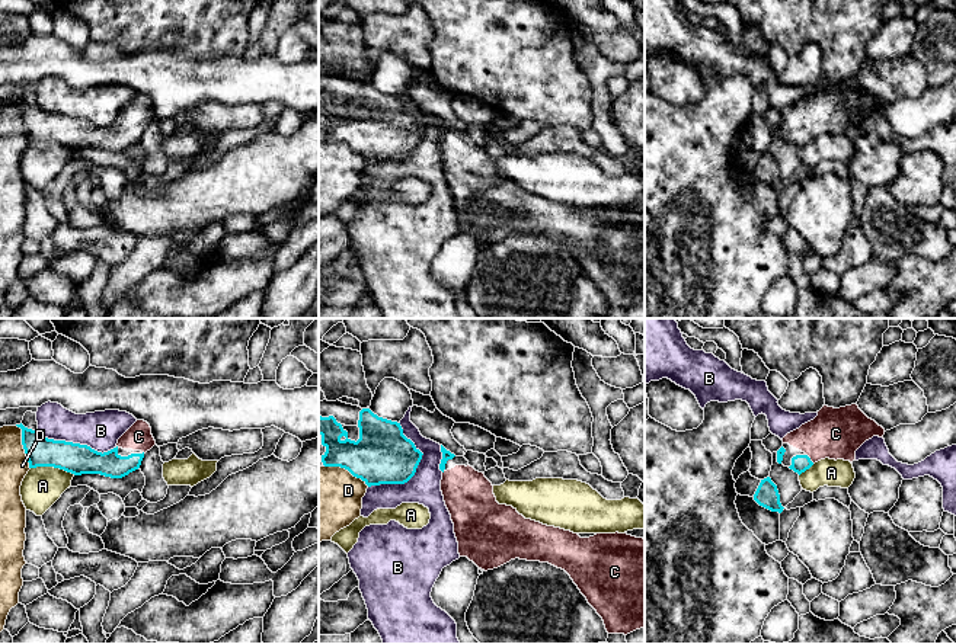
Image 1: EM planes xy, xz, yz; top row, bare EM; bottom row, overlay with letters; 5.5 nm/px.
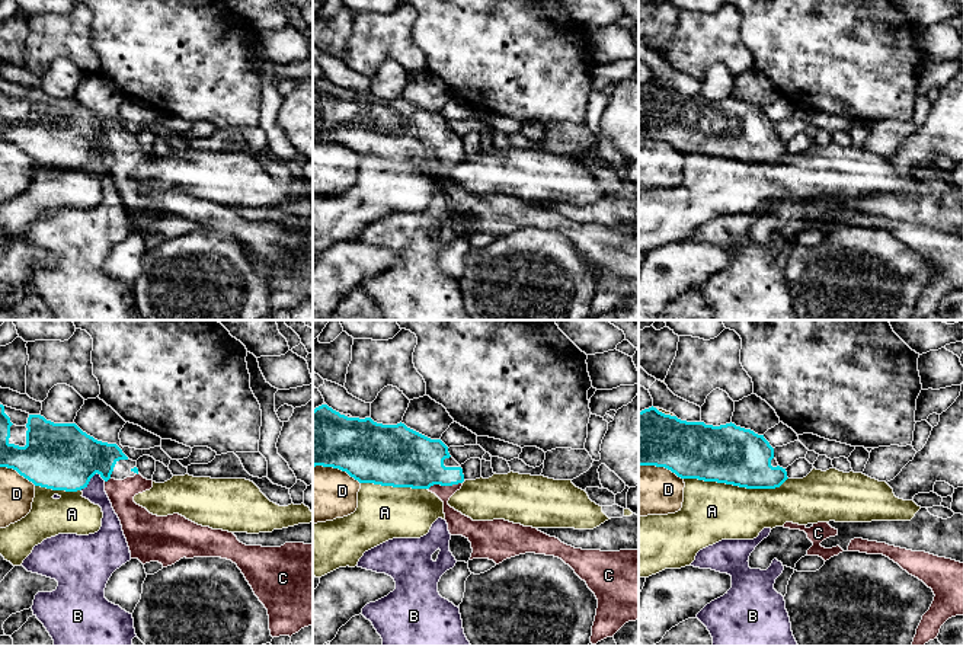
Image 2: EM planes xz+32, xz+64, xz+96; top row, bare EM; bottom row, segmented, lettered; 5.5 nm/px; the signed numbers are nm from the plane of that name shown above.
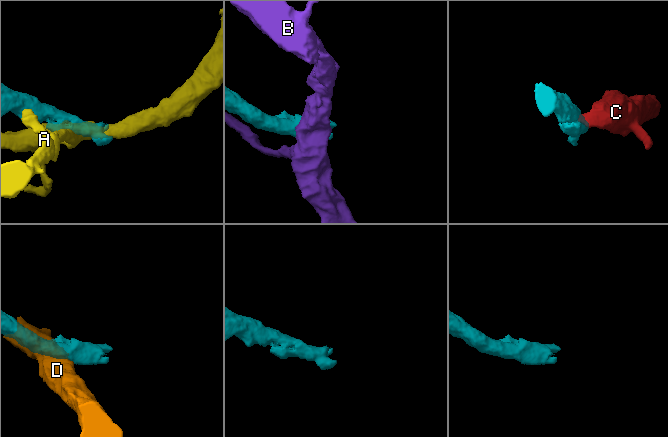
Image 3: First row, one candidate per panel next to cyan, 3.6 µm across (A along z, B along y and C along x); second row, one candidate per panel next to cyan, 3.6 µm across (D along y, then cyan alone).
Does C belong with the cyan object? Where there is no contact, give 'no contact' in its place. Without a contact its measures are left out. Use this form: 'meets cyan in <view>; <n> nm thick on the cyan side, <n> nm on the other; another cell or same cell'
meets cyan in yz; 100 nm thick on the cyan side, 280 nm on the other; same cell

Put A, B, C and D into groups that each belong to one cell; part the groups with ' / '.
A / B / C / D

